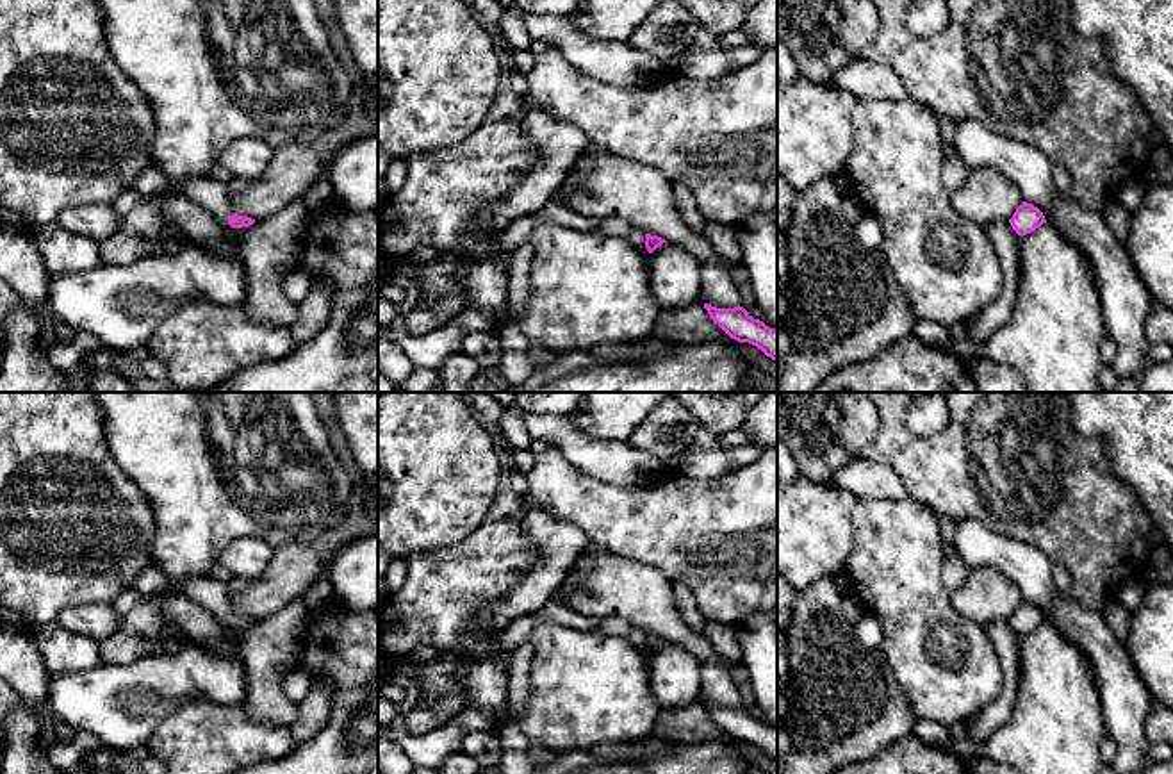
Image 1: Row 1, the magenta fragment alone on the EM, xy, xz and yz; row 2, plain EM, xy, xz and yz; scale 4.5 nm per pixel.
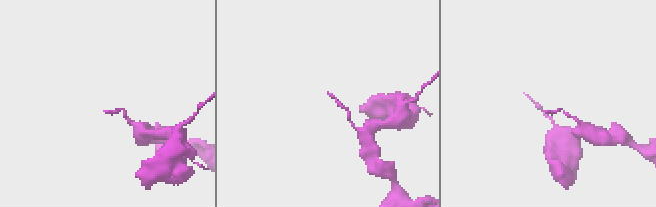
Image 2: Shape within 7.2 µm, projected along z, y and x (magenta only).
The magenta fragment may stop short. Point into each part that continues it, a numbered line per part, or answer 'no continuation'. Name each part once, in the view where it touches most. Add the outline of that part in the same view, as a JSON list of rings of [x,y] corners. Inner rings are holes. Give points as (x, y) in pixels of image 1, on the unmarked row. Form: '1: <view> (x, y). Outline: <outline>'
no continuation

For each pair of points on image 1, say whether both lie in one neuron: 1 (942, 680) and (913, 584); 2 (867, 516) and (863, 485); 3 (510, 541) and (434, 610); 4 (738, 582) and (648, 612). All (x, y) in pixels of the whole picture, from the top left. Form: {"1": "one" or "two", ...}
{"1": "one", "2": "two", "3": "one", "4": "two"}

